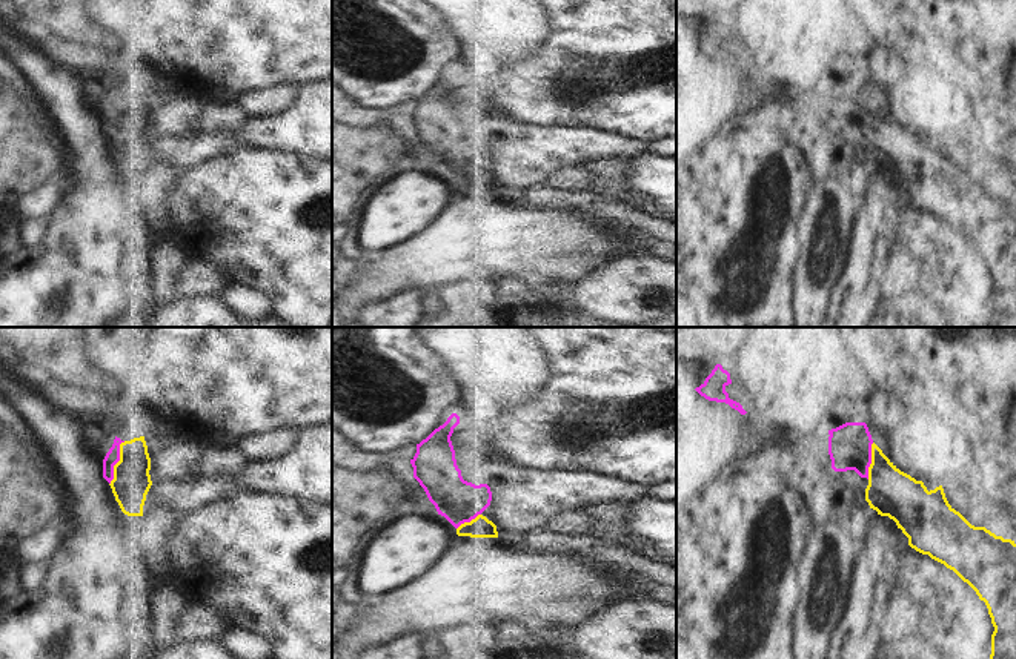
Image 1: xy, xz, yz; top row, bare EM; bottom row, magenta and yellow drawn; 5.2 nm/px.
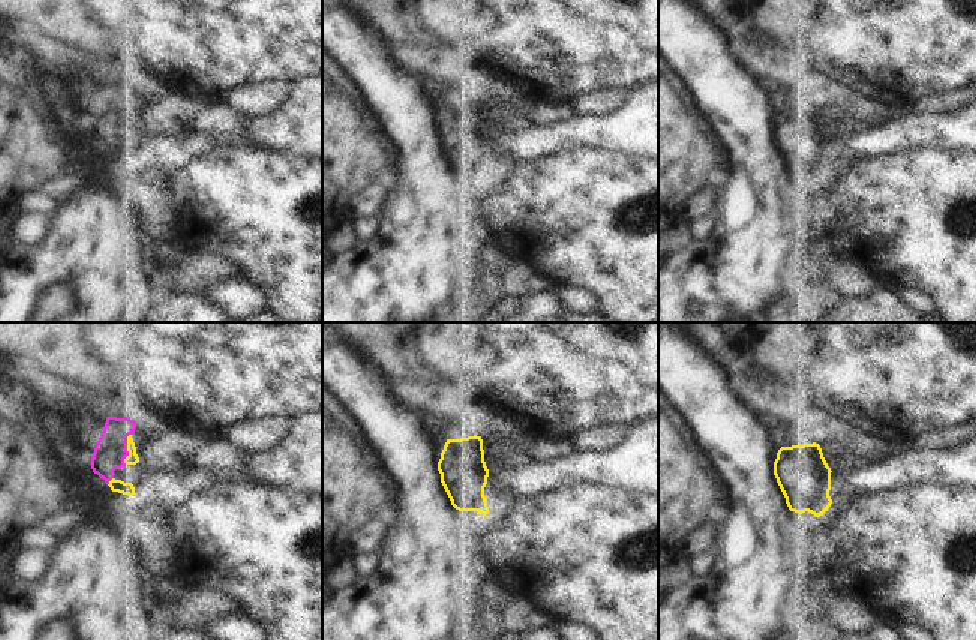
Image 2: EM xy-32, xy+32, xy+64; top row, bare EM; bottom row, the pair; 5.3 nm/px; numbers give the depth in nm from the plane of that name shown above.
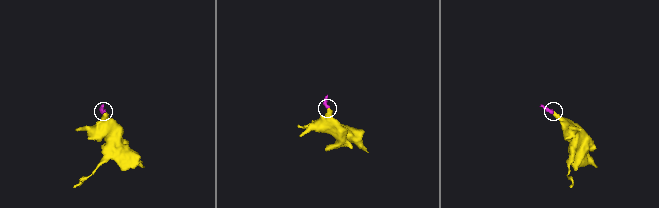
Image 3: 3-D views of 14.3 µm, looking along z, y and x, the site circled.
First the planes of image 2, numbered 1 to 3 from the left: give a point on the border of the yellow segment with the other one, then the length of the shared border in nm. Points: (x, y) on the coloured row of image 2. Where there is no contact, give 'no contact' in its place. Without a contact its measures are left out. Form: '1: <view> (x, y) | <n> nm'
1: xy-32 (126, 448) | 170 nm
2: no contact
3: no contact

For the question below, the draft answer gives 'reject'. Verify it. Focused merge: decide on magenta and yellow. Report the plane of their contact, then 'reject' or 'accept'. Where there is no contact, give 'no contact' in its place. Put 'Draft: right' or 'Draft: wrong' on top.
Draft: wrong
meets magenta in xy; accept

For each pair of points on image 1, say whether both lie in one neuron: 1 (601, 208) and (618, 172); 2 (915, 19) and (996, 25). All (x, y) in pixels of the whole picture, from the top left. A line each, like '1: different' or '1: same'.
1: different
2: same

